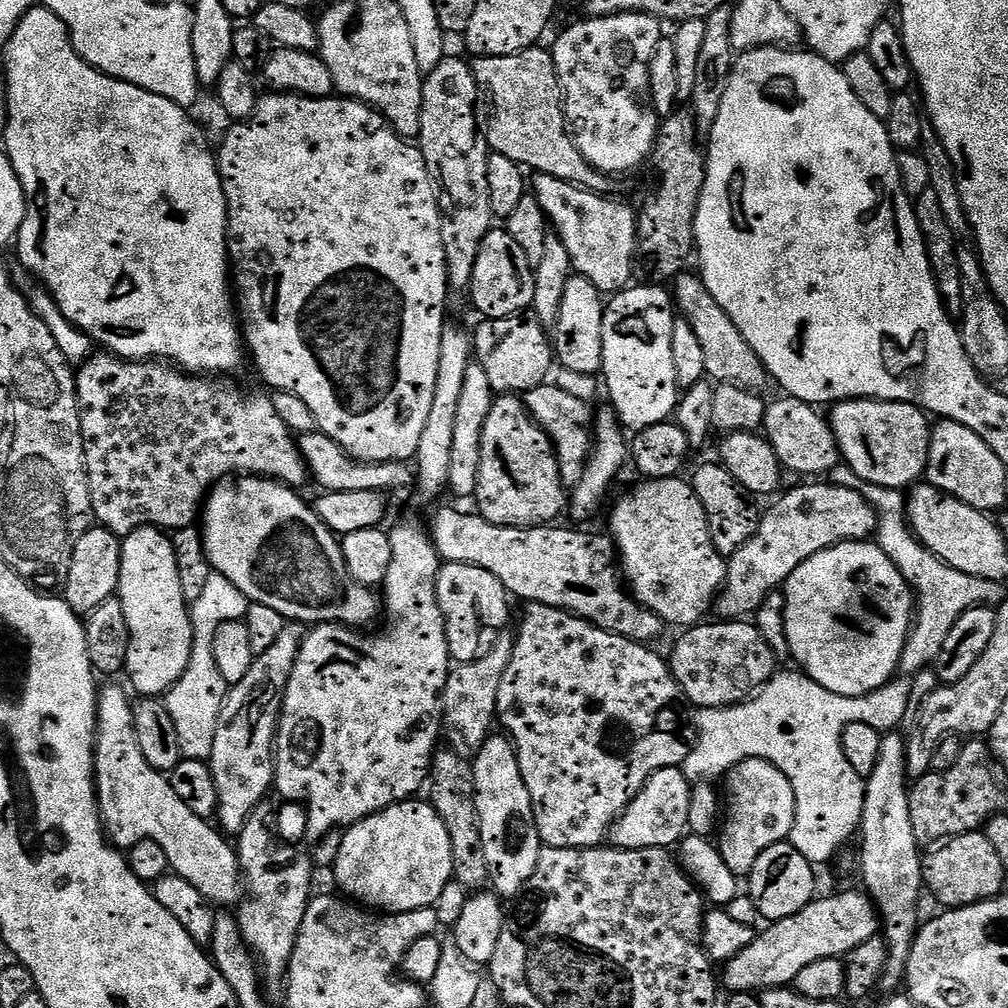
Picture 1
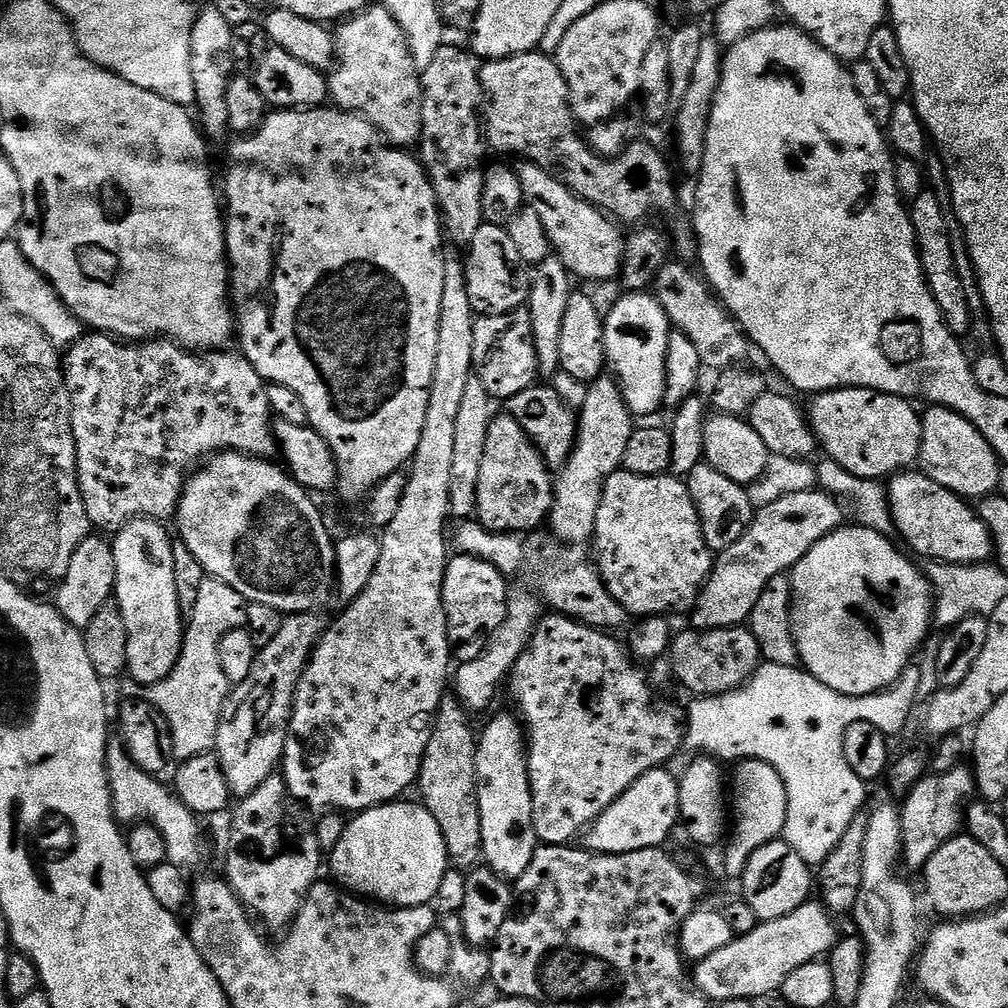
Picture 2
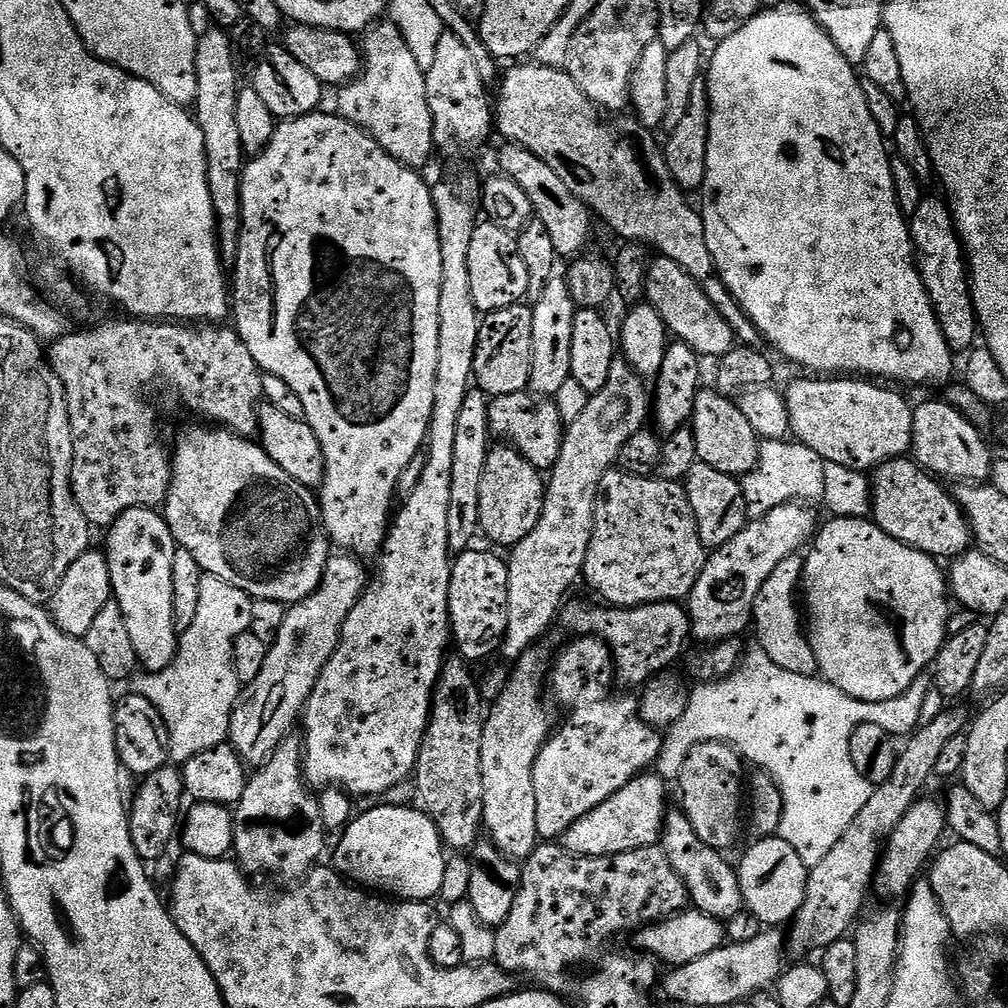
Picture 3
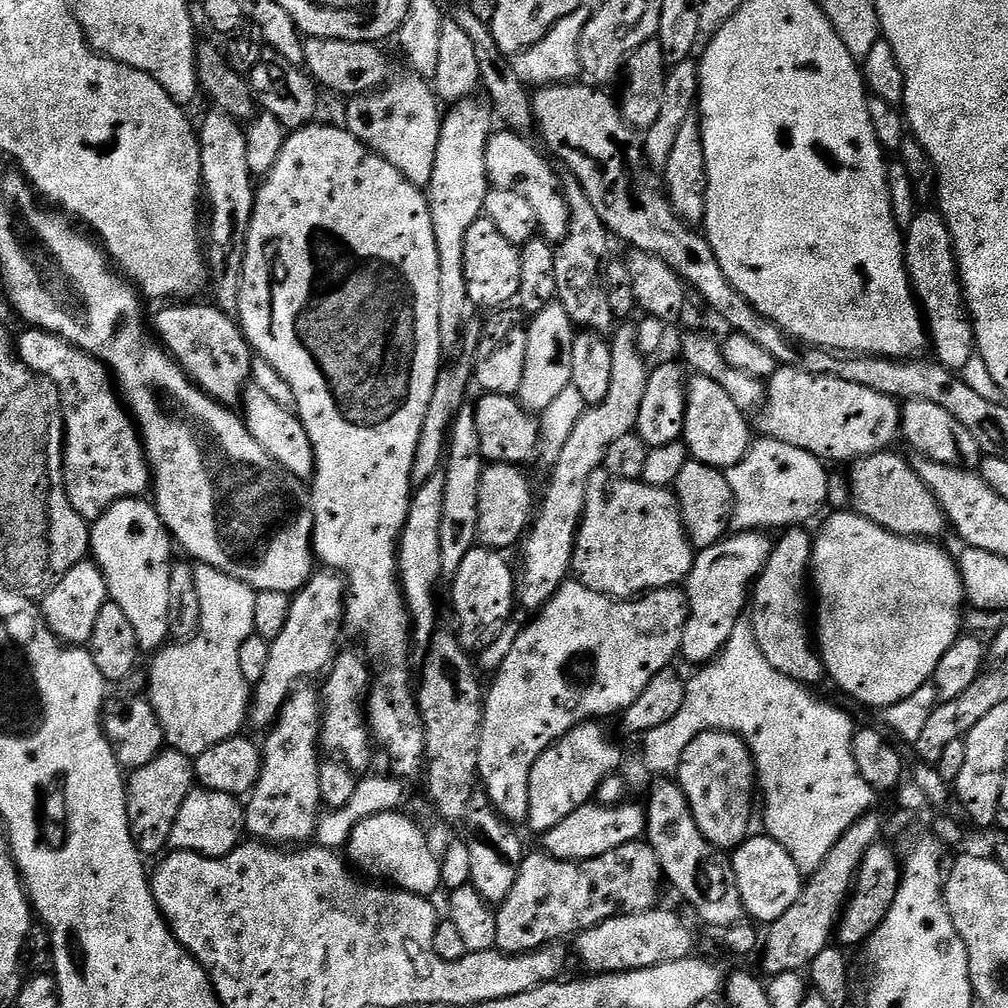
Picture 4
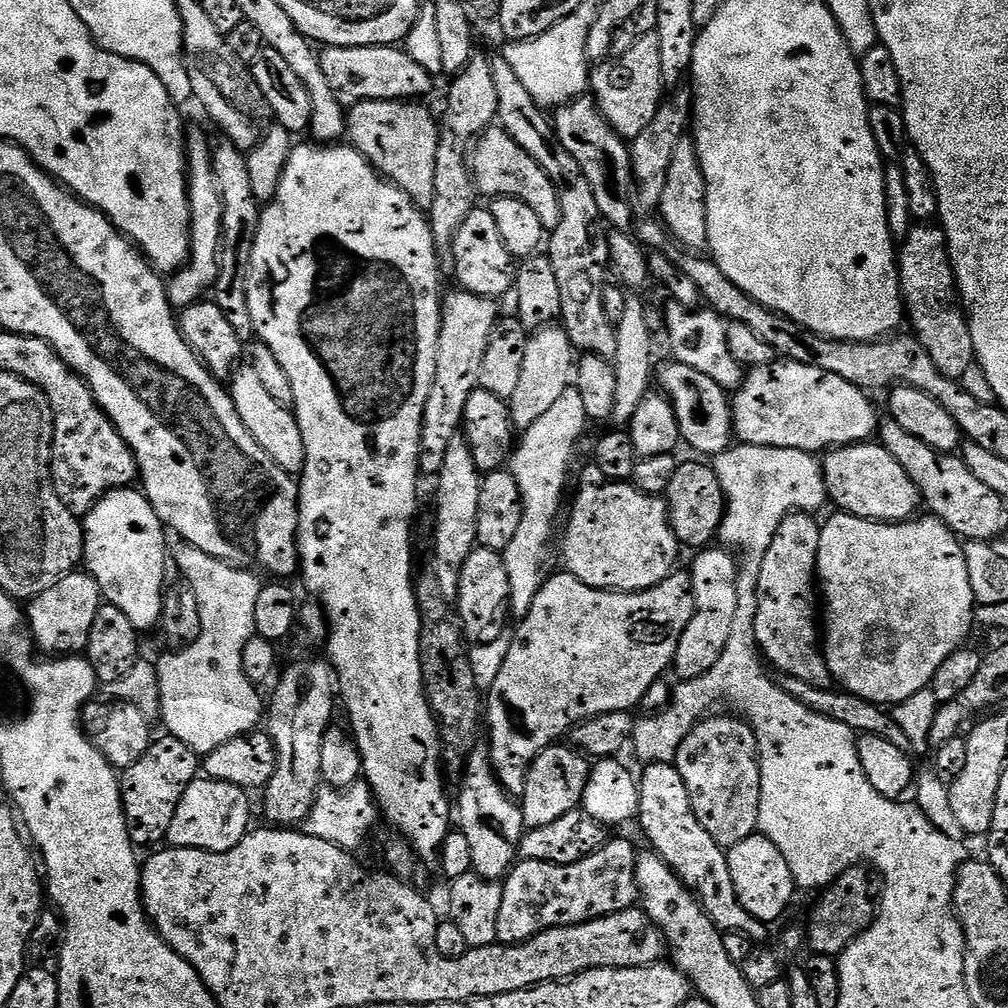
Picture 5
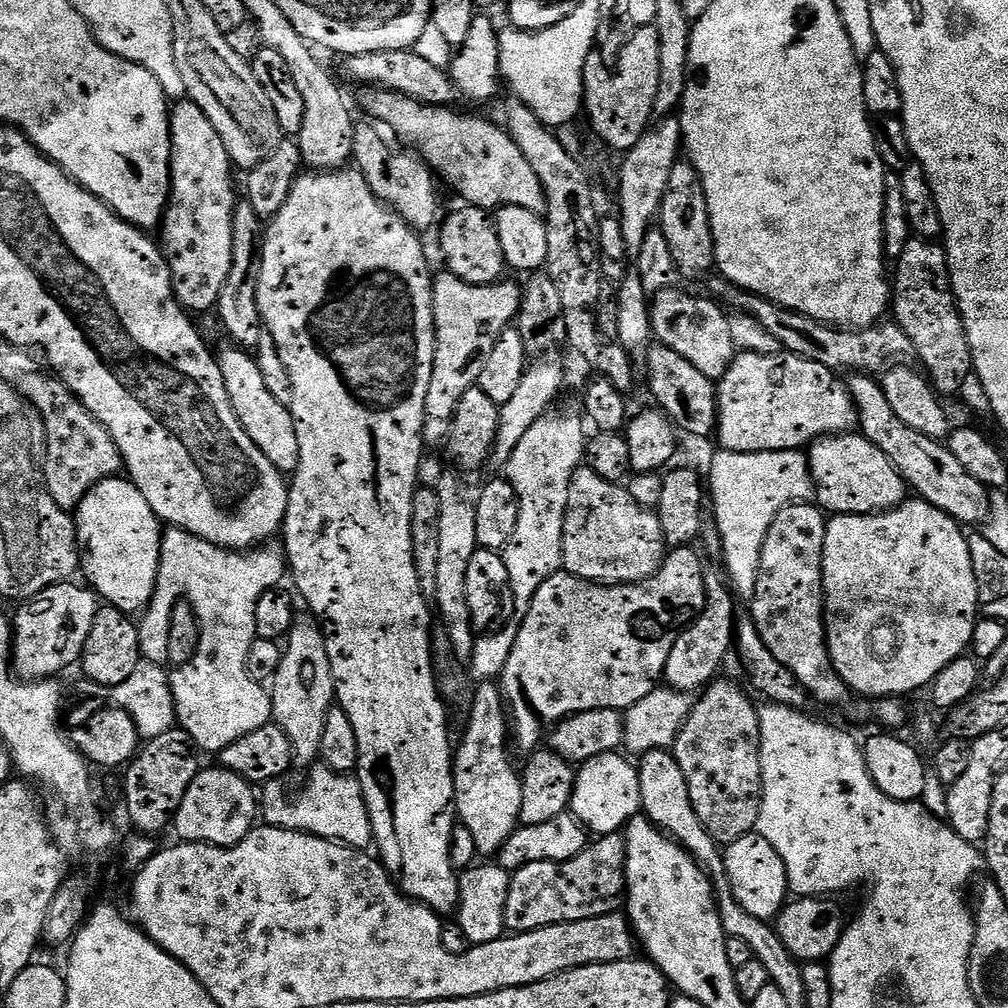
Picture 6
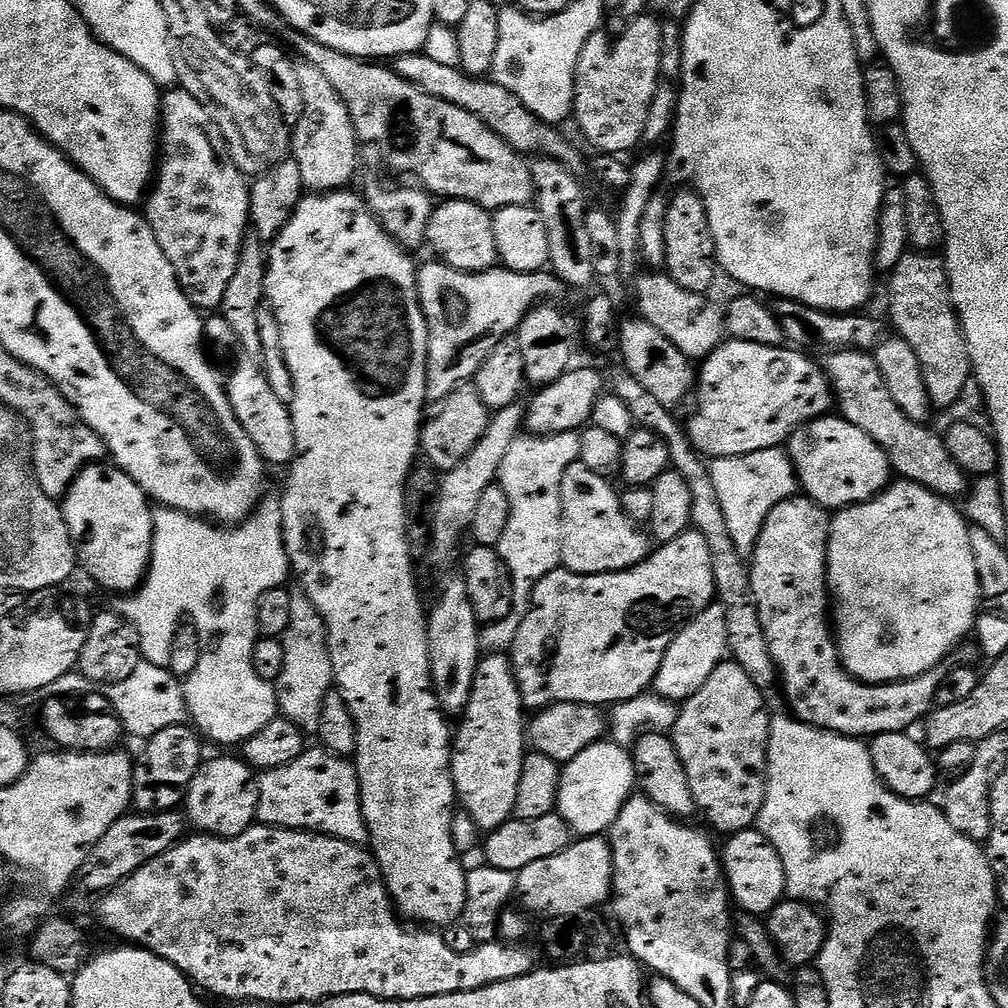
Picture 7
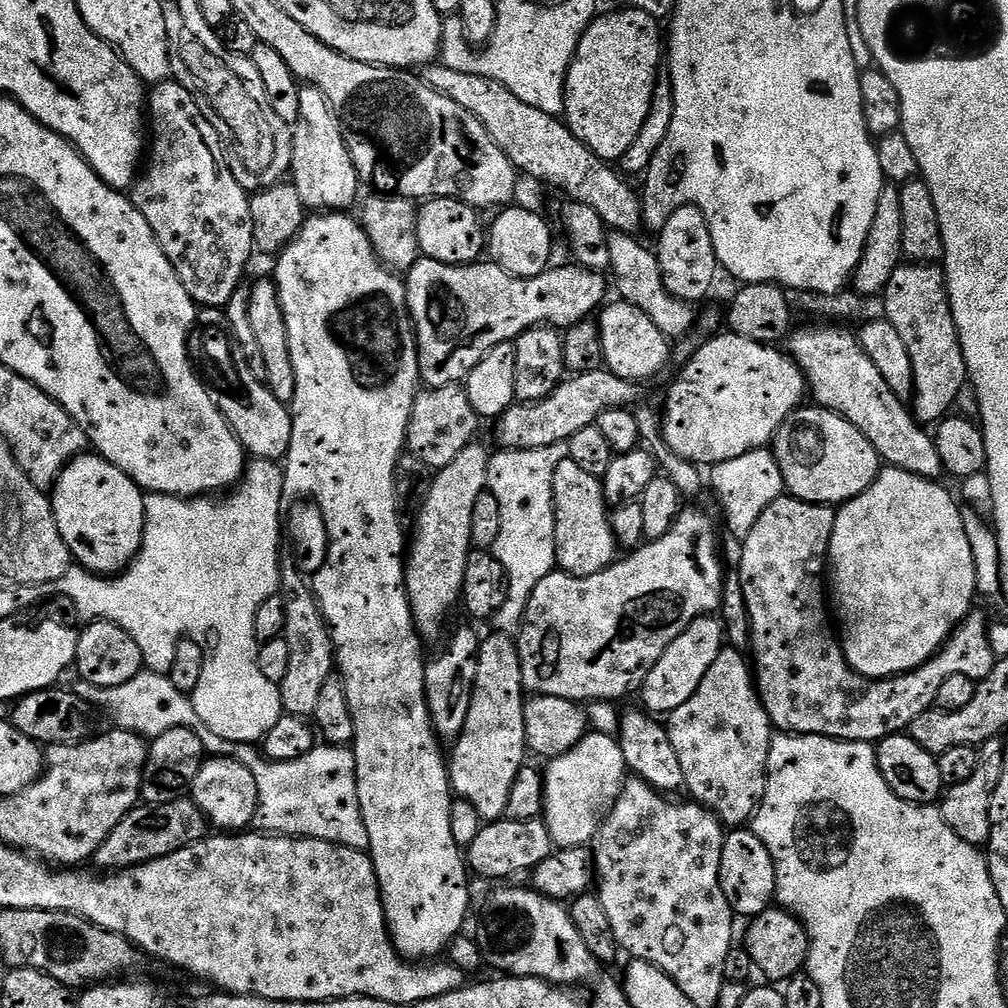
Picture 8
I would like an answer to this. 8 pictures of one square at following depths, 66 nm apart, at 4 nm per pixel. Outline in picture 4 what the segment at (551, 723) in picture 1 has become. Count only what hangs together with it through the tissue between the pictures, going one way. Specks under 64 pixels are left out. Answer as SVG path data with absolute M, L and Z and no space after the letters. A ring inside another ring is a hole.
M600 722L577 724L576 728L566 733L557 744L549 746L538 758L538 762L534 762L534 770L530 770L530 810L526 824L537 834L543 834L558 826L558 822L574 814L578 806L593 803L602 782L606 782L608 776L617 775L621 771L620 763L623 762L624 756L620 753L619 746L608 737L608 732L602 725Z

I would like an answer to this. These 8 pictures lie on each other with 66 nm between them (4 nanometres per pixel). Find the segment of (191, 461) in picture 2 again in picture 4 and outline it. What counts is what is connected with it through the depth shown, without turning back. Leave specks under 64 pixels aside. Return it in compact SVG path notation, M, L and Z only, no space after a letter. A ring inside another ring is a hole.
M180 302L177 308L164 308L156 316L156 332L161 336L163 347L172 359L179 362L190 379L202 389L207 396L213 396L219 404L236 406L243 401L244 390L252 378L252 362L254 353L239 323L233 317L216 307L215 303L196 304L200 302ZM29 327L28 332L24 332L21 336L17 335L14 340L16 355L21 362L27 366L32 372L37 372L40 376L50 378L50 382L54 382L54 386L58 386L60 395L64 401L64 485L66 486L66 494L70 498L70 504L74 506L74 510L78 510L78 514L86 521L95 522L98 518L102 518L102 514L106 514L108 510L120 500L134 500L145 495L144 491L153 487L152 465L148 463L148 453L144 451L144 441L140 438L140 430L136 426L136 421L132 419L123 399L118 395L117 389L114 387L113 377L110 375L107 367L101 360L91 356L89 352L84 352L81 348L77 348L75 344L67 344L60 336L55 336L52 332L45 332L42 328Z

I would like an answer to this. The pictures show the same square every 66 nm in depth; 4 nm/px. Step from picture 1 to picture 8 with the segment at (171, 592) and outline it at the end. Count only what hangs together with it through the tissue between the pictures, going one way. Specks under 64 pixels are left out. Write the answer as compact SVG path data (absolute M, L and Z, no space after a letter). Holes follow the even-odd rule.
M85 454L71 460L56 480L56 487L51 489L50 499L54 518L58 522L58 534L62 534L62 542L66 542L72 551L73 561L86 571L105 578L123 572L140 552L140 543L144 537L144 497L142 489L103 456Z

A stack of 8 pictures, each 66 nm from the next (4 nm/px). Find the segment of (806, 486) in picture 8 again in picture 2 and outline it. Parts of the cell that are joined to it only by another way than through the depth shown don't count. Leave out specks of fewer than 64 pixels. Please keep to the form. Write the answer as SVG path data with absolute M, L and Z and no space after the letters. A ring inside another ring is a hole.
M923 470L898 472L886 487L895 531L917 552L917 557L929 556L929 561L942 564L982 564L993 559L988 527L965 497L954 495L946 486L938 486Z

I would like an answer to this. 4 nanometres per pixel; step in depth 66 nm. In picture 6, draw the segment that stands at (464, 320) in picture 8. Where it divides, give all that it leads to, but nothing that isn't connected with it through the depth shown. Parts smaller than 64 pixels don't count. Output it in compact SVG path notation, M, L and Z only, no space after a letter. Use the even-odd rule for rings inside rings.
M444 270L432 282L432 309L436 327L434 370L430 374L430 390L424 411L425 445L443 445L452 429L452 419L466 390L477 387L482 366L502 330L520 315L522 288L518 283L471 284Z

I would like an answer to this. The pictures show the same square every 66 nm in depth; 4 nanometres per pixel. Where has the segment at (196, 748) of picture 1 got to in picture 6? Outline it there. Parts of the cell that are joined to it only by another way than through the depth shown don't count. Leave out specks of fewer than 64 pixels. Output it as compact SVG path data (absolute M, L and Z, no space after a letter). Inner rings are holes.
M173 526L163 533L160 542L156 592L138 620L140 654L152 663L167 665L172 608L183 600L194 606L200 619L200 645L192 661L171 673L171 684L179 727L190 734L201 753L218 754L230 742L238 742L242 734L250 734L250 730L272 720L269 689L250 678L246 666L252 641L257 639L254 606L268 588L277 587L286 576L283 551L268 547L272 546L229 550Z

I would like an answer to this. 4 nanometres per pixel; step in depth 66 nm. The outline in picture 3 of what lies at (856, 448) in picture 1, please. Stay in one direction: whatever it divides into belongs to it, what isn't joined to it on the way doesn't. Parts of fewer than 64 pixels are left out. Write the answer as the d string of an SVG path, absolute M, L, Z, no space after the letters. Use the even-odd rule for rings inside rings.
M868 378L808 379L812 380L794 381L786 391L791 435L799 443L810 446L825 461L839 462L865 474L887 460L909 455L914 418L913 405L908 404L906 397Z

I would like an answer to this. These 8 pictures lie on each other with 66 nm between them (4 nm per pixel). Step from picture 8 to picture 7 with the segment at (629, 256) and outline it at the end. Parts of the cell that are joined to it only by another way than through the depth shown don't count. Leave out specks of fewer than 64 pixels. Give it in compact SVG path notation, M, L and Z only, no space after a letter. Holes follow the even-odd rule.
M641 271L634 280L639 319L660 330L692 362L703 361L726 339L724 312L703 292L682 290L672 277L660 272Z

